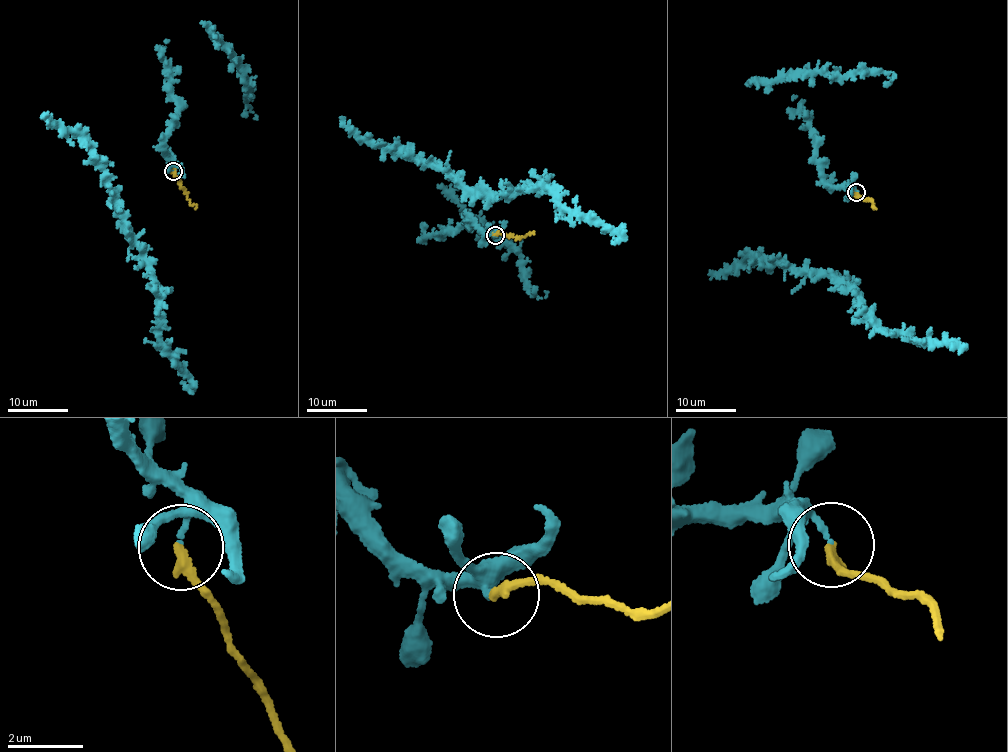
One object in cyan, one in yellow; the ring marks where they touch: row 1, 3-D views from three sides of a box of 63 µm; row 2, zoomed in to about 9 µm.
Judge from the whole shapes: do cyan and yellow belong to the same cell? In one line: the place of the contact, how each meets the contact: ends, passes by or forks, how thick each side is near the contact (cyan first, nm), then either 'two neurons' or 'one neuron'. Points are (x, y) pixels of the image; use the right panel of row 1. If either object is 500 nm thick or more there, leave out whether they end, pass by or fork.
place (856, 192); cyan ends; yellow ends; calibres 120 and 280 nm; two neurons

